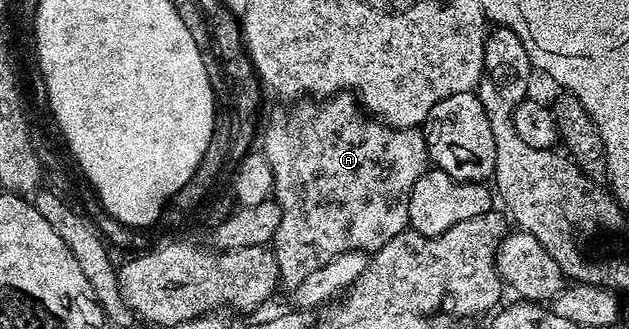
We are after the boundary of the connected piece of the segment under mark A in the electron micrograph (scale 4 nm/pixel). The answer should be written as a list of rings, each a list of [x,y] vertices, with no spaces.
[[[339,93],[329,101],[306,101],[298,107],[282,124],[279,125],[278,131],[270,131],[266,135],[266,147],[264,154],[268,165],[272,167],[272,177],[274,178],[274,188],[272,190],[272,199],[278,203],[282,210],[280,225],[276,229],[273,240],[272,250],[274,260],[278,266],[278,277],[283,284],[286,283],[293,289],[303,286],[313,275],[316,269],[328,265],[341,255],[348,255],[351,251],[360,251],[363,253],[373,253],[379,251],[385,243],[394,235],[399,235],[401,231],[407,230],[410,218],[408,217],[408,201],[416,181],[421,177],[422,172],[427,170],[428,156],[426,153],[426,136],[421,130],[412,127],[390,127],[381,121],[375,121],[373,118],[364,114],[359,100],[350,93]]]

